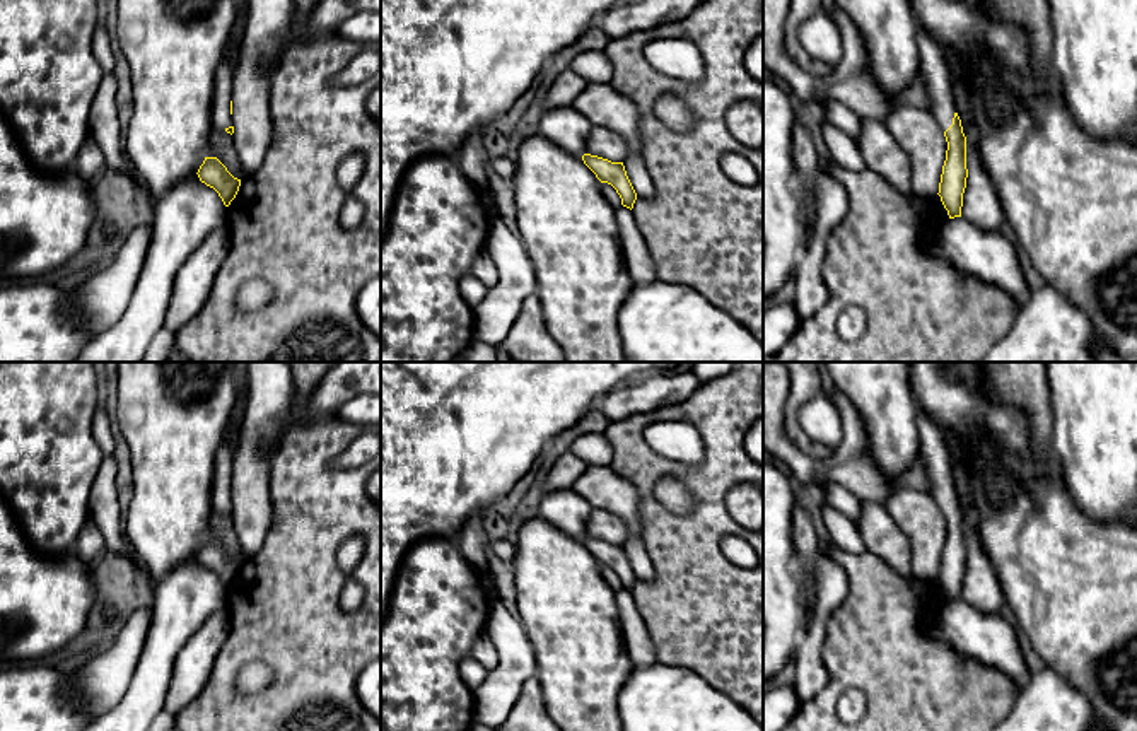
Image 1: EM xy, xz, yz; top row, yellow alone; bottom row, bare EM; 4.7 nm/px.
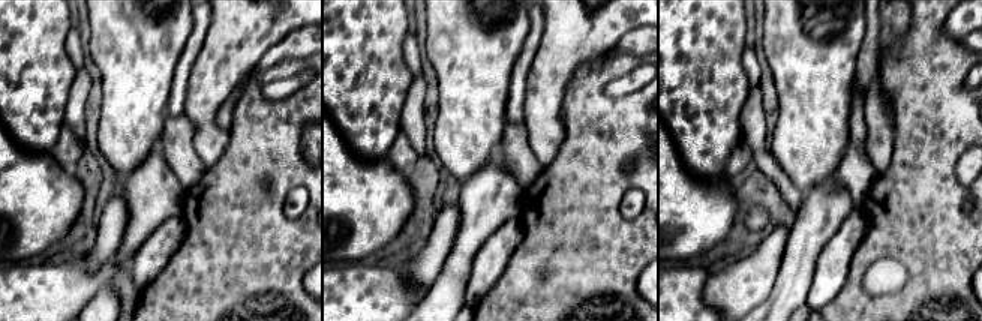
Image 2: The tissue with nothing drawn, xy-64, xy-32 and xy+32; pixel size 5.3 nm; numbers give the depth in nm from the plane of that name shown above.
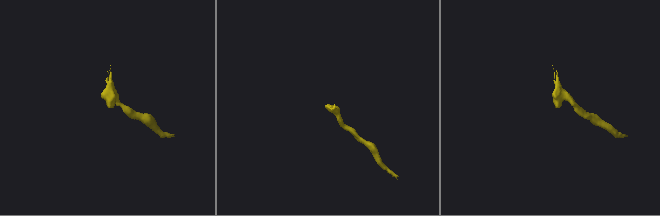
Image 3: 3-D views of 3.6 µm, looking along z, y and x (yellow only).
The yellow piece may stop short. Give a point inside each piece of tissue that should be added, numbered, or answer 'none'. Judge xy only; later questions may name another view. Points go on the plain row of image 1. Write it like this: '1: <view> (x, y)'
1: xy (224, 461)

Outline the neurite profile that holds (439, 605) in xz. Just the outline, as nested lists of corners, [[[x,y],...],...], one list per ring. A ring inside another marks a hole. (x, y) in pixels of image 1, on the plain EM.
[[[425,538],[405,553],[381,622],[381,731],[466,731],[473,724],[473,690],[461,678],[459,664],[485,634],[490,603],[483,572],[464,558],[456,540]]]

